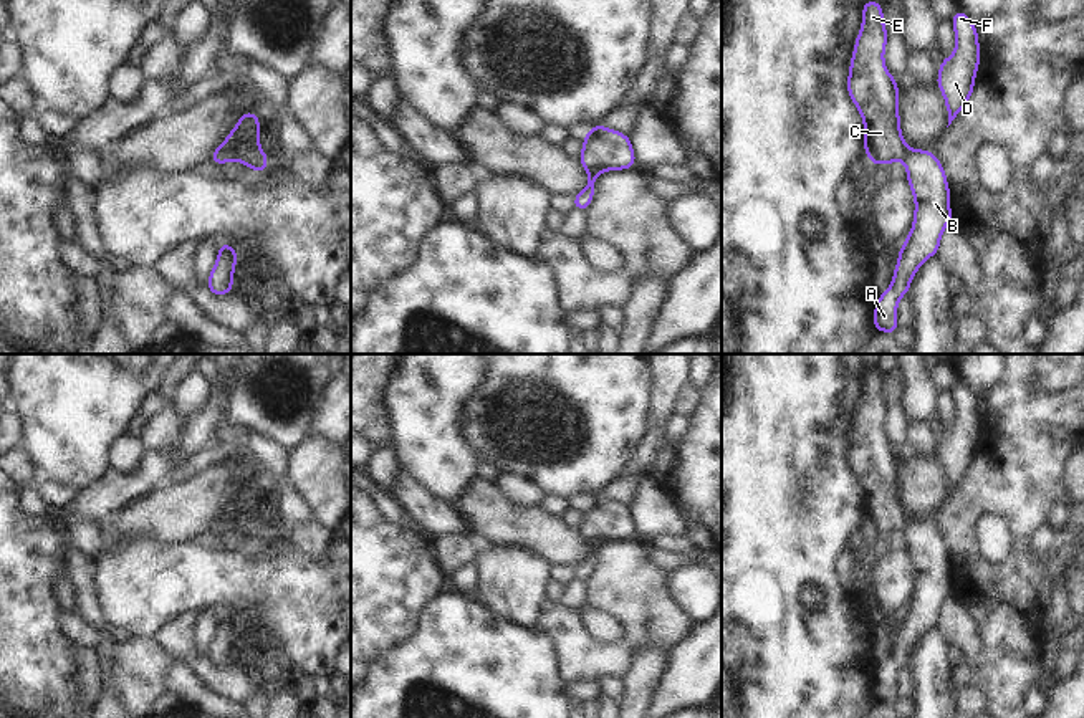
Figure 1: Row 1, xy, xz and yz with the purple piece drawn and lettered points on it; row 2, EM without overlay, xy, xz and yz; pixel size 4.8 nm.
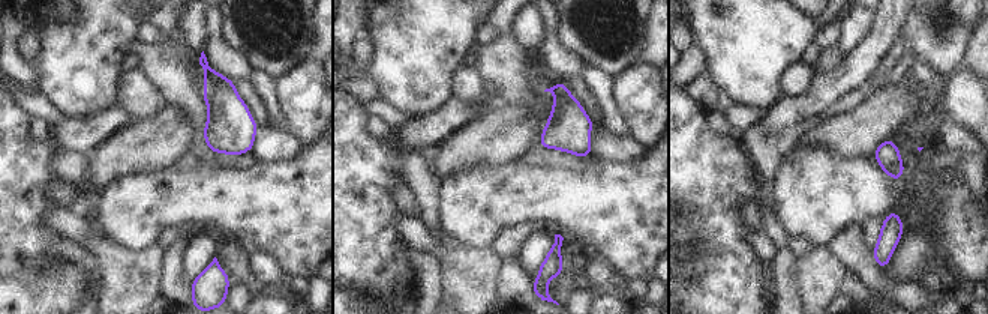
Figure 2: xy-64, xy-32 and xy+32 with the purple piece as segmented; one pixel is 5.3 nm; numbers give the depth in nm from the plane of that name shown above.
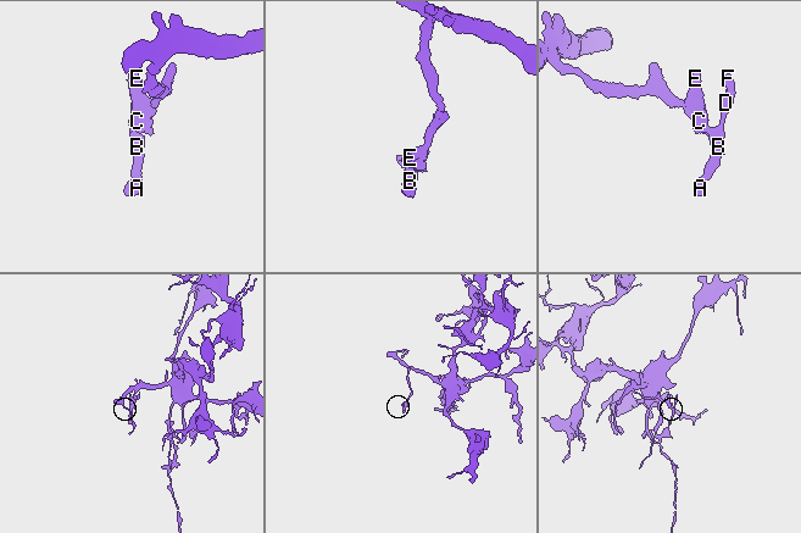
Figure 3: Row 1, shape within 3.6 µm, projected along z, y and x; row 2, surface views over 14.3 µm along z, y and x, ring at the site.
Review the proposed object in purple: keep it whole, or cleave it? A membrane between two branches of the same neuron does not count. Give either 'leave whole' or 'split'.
leave whole

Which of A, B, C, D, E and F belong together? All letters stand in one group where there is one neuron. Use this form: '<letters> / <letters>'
A B C D E F

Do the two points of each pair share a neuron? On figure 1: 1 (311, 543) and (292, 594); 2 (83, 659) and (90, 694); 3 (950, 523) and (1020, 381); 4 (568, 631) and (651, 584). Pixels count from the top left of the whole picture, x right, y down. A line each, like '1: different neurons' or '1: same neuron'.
1: different neurons
2: same neuron
3: same neuron
4: same neuron

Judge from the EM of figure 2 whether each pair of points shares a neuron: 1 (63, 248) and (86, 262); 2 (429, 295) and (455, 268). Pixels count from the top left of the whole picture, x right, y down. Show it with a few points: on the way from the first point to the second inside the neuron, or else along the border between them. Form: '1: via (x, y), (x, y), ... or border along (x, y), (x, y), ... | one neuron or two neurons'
1: via (69, 253), (80, 256) | one neuron
2: border along (432, 254), (438, 263), (441, 298) | two neurons

